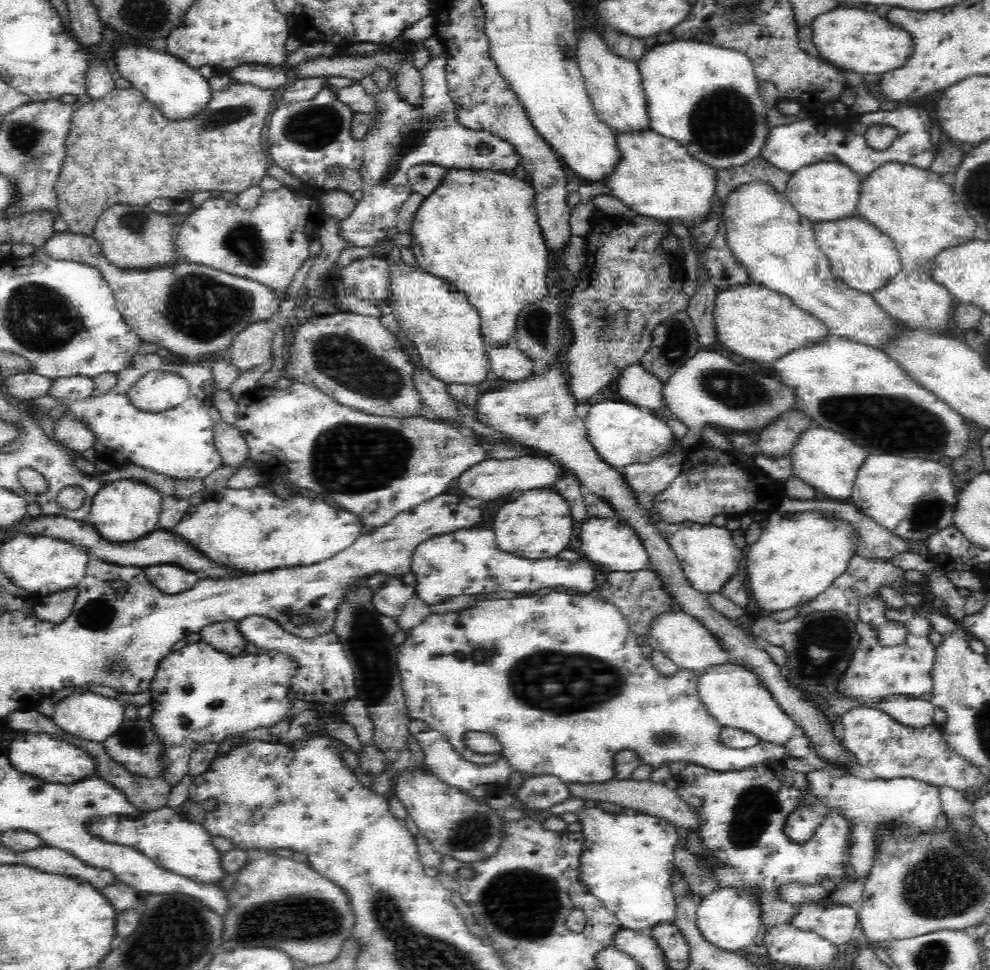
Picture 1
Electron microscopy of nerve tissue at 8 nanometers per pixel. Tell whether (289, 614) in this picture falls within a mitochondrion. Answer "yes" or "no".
no

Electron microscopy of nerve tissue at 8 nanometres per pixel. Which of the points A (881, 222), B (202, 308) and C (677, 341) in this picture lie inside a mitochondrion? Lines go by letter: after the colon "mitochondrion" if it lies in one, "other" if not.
A: other
B: mitochondrion
C: mitochondrion

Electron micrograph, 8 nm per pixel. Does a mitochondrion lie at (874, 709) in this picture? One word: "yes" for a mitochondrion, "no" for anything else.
no

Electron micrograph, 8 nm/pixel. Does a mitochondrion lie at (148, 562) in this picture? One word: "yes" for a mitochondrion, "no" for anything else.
no

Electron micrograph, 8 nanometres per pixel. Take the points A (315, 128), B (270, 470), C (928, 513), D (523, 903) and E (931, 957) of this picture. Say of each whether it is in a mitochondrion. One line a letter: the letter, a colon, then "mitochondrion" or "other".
A: mitochondrion
B: other
C: mitochondrion
D: mitochondrion
E: mitochondrion

